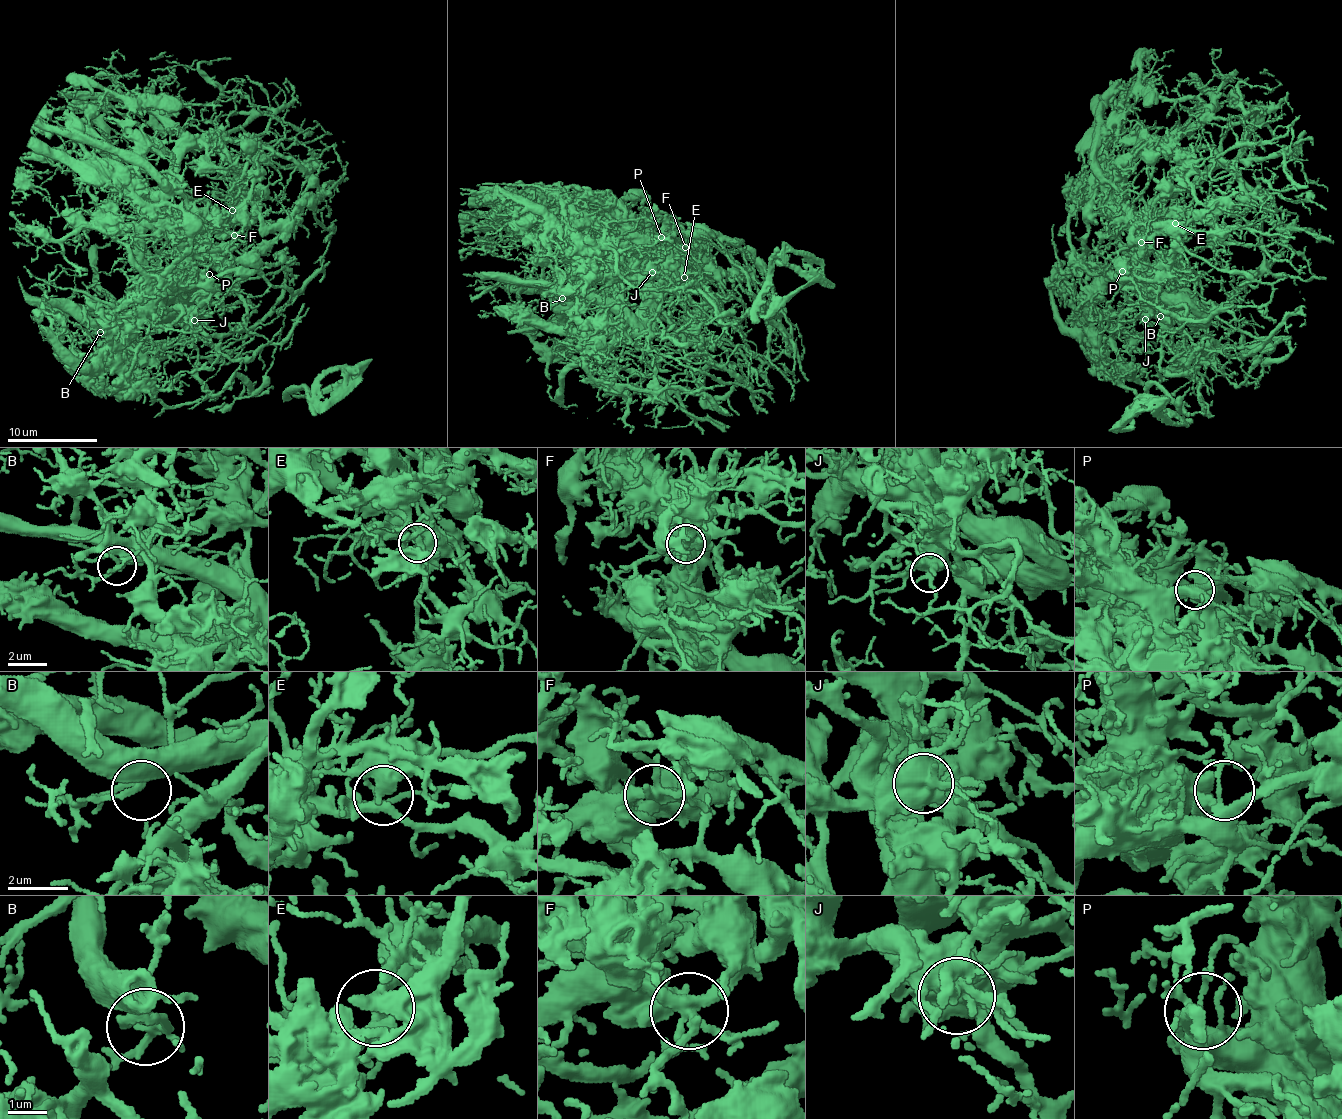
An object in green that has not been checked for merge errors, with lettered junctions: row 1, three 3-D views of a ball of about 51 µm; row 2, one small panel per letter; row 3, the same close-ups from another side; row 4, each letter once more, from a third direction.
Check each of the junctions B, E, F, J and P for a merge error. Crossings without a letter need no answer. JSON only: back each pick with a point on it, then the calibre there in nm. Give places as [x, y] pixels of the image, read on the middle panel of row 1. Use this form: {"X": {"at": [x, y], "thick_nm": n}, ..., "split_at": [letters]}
{"split_at": []}

